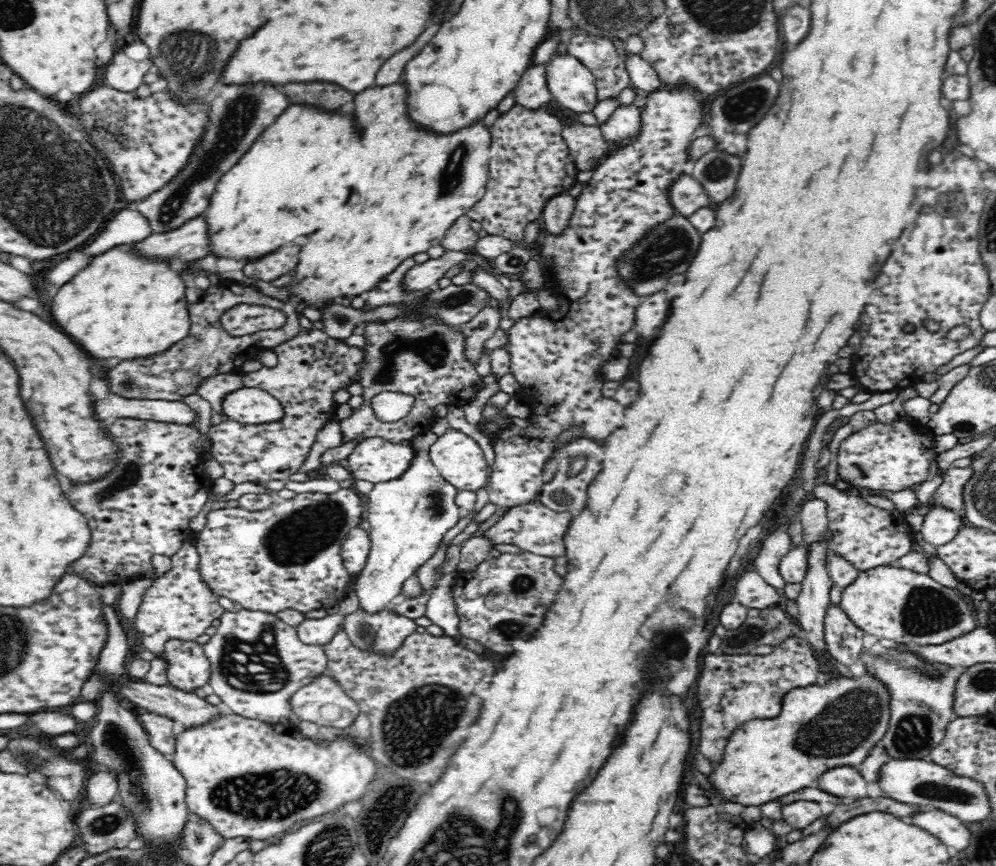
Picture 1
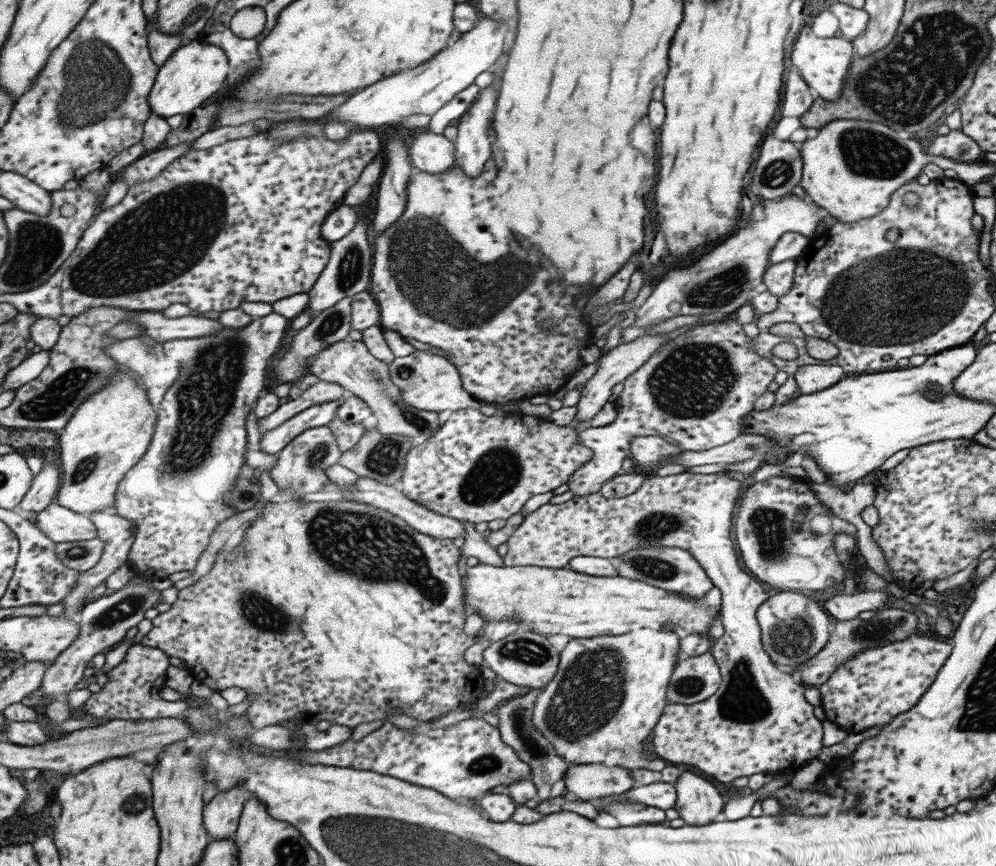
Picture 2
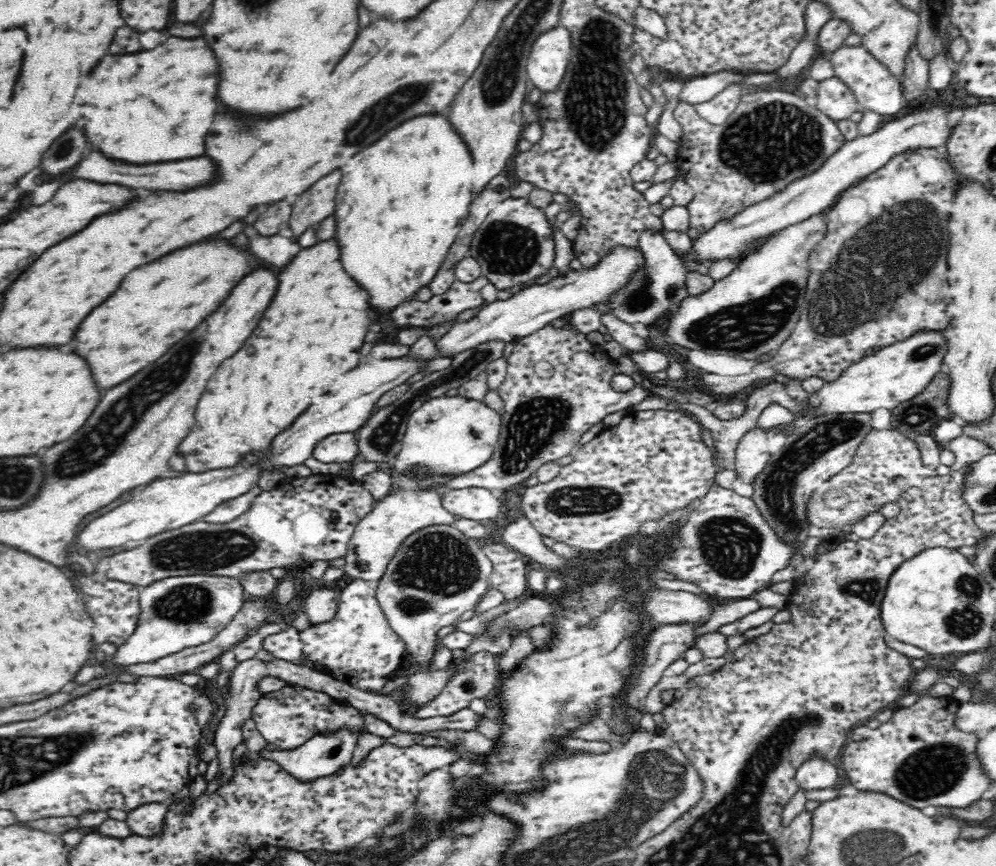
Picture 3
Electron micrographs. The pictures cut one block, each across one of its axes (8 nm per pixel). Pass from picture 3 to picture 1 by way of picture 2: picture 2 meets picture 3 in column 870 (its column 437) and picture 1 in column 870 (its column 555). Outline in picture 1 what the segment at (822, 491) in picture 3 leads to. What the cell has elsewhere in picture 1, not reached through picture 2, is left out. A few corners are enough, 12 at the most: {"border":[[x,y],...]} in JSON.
{"border":[[877,421],[841,442],[852,486],[910,489],[938,455],[927,425]]}

